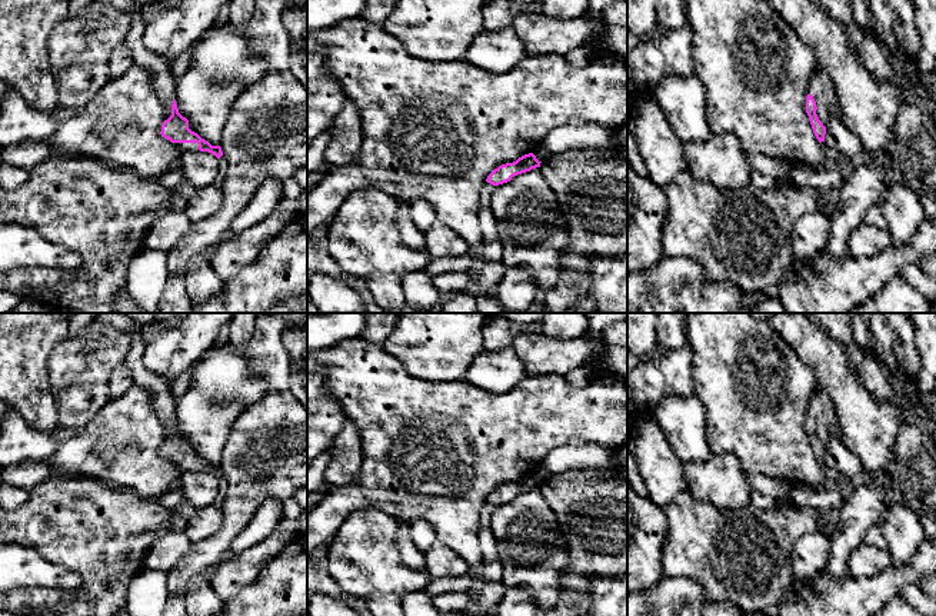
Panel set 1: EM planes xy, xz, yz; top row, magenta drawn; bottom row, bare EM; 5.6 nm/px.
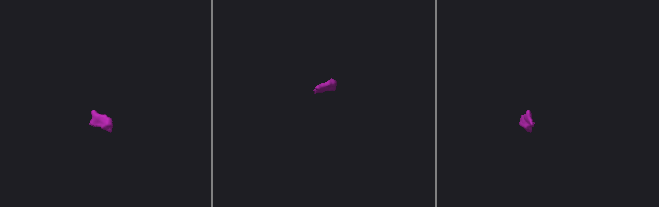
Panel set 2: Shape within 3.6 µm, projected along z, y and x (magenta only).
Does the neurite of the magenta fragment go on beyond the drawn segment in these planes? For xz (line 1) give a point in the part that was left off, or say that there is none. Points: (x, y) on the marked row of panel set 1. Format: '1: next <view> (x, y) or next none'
1: next xz (488, 189)

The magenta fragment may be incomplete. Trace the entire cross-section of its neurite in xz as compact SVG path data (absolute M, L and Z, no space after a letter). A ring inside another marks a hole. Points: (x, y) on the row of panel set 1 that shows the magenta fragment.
M533 153L519 157L513 163L506 163L494 169L486 179L480 190L480 206L489 207L490 197L499 184L507 183L513 176L530 172L532 169L540 167L540 163Z

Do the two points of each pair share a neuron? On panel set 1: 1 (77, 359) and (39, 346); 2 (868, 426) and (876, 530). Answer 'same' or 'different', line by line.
1: different
2: different

